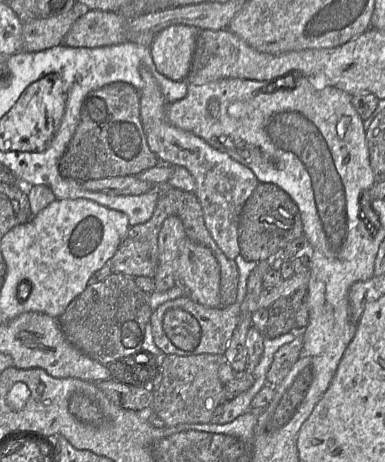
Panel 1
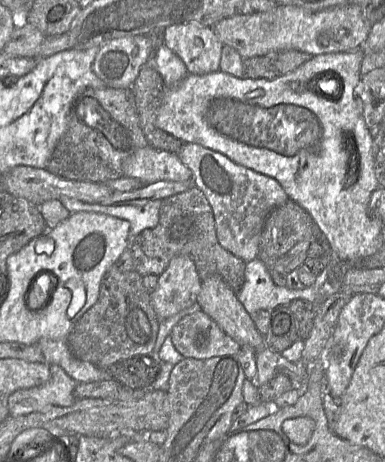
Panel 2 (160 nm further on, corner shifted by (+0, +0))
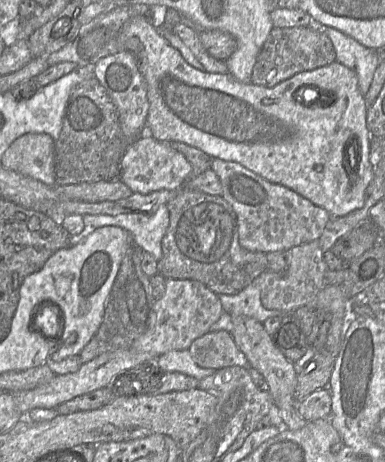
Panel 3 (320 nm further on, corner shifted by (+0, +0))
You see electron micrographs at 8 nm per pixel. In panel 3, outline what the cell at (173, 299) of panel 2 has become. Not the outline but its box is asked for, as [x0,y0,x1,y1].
[12,279,225,414]

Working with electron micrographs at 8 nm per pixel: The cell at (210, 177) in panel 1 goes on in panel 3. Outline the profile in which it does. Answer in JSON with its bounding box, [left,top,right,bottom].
[211,158,332,254]

